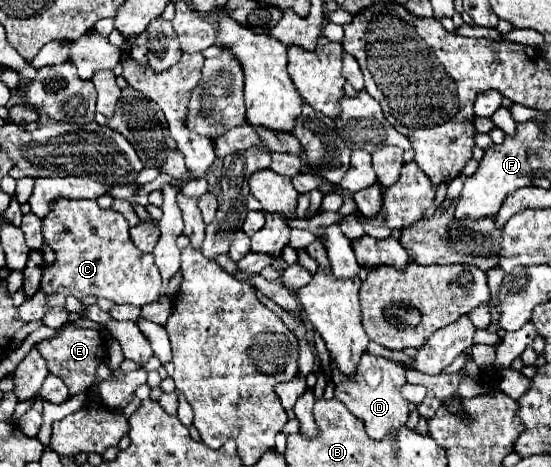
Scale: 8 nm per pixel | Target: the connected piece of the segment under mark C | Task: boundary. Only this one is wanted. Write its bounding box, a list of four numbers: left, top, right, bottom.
[40,198,162,308]

